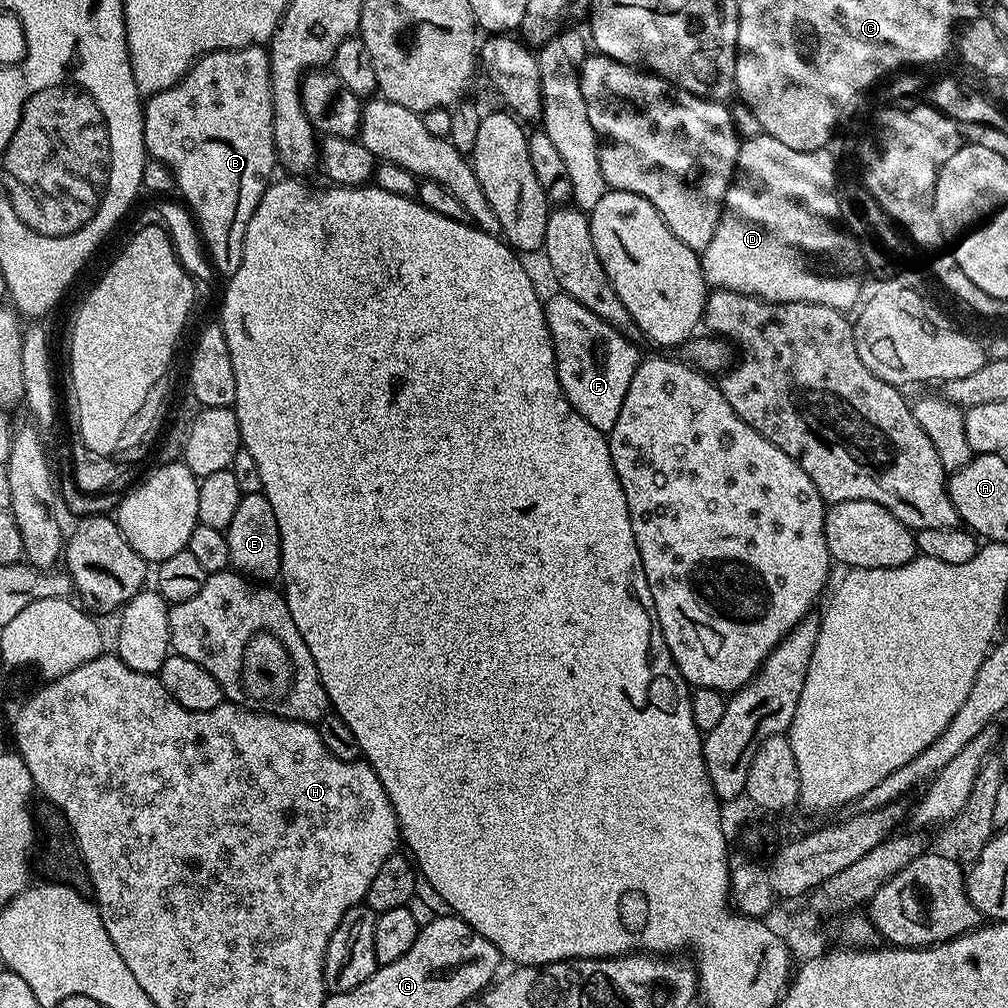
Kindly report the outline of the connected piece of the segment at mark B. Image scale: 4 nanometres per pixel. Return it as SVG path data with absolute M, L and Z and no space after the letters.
M251 44L245 48L223 48L217 52L207 52L201 56L192 69L184 75L174 86L170 86L161 92L151 93L143 101L144 109L144 151L153 160L161 160L171 171L174 177L175 187L180 188L184 195L183 203L190 209L192 216L198 225L199 234L202 237L203 247L210 257L211 265L217 273L224 278L230 278L242 266L242 254L244 253L244 239L246 238L246 226L250 226L250 218L262 198L266 182L273 179L272 171L278 168L276 143L274 142L274 106L272 105L272 71L268 61L268 48L259 44Z

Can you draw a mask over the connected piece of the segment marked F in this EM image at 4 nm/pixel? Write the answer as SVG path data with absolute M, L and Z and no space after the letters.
M561 290L544 300L544 317L550 330L556 355L556 373L564 397L570 402L572 410L586 418L594 430L605 434L612 432L642 353L632 345L635 343L629 337Z

